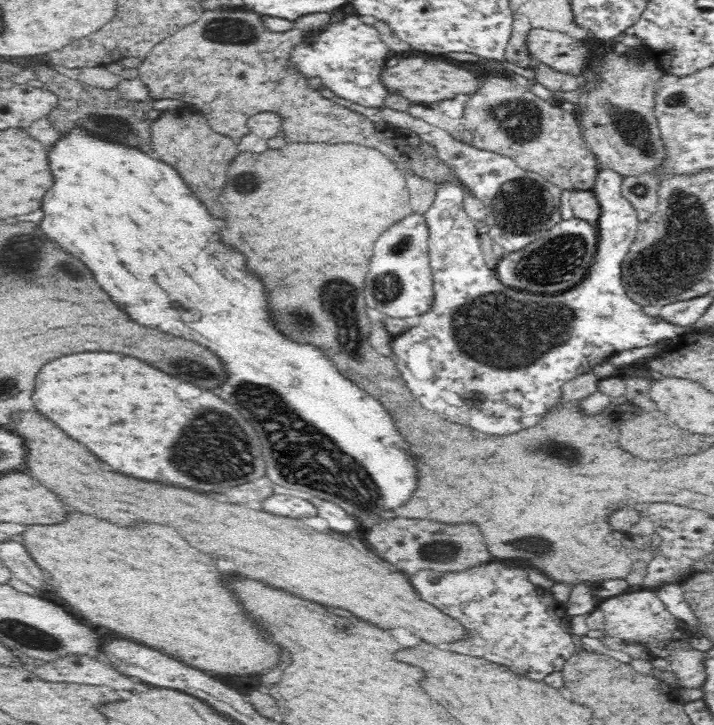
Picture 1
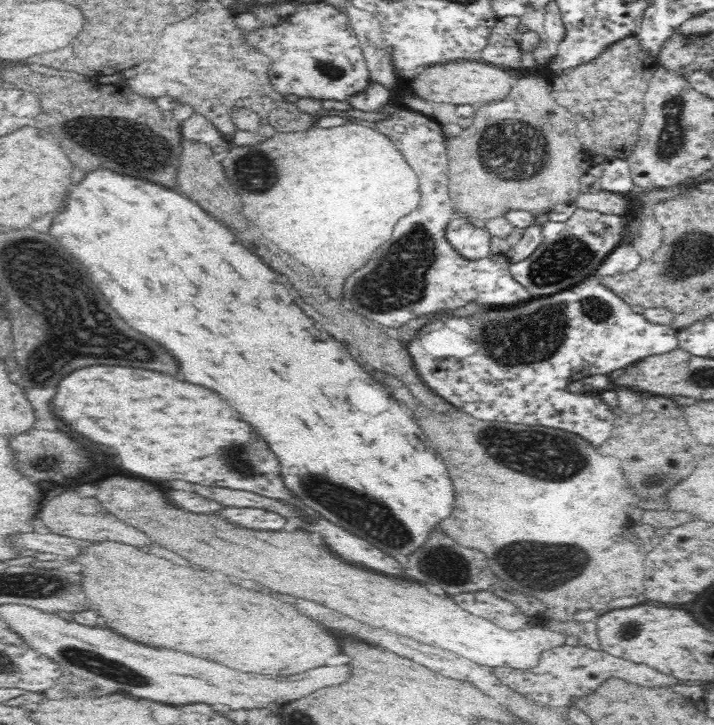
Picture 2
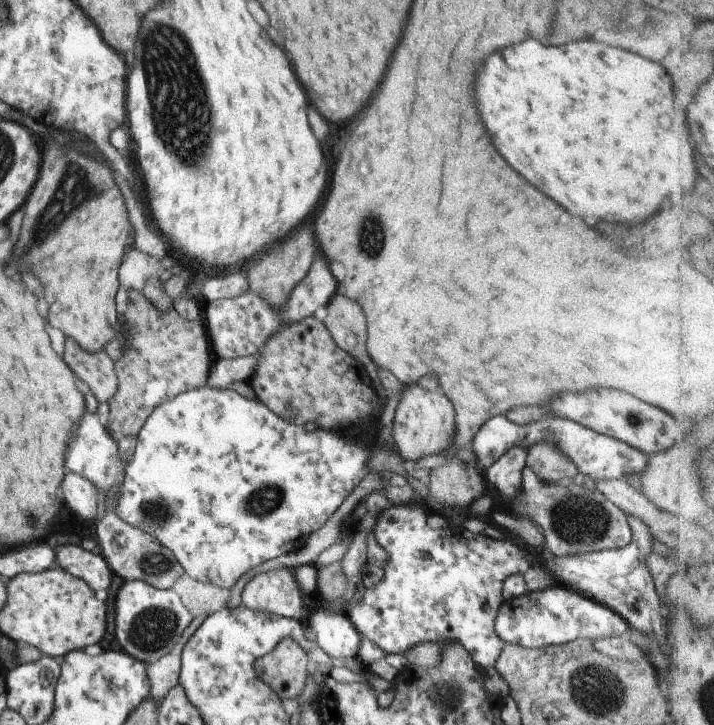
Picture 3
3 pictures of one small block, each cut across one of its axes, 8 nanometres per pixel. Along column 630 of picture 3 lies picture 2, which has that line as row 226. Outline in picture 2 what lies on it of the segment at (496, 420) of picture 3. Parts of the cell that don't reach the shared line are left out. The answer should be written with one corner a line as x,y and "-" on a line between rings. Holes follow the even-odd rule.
455,215
445,231
448,242
464,258
477,261
491,256
490,246
492,244
487,234
481,232
464,217

